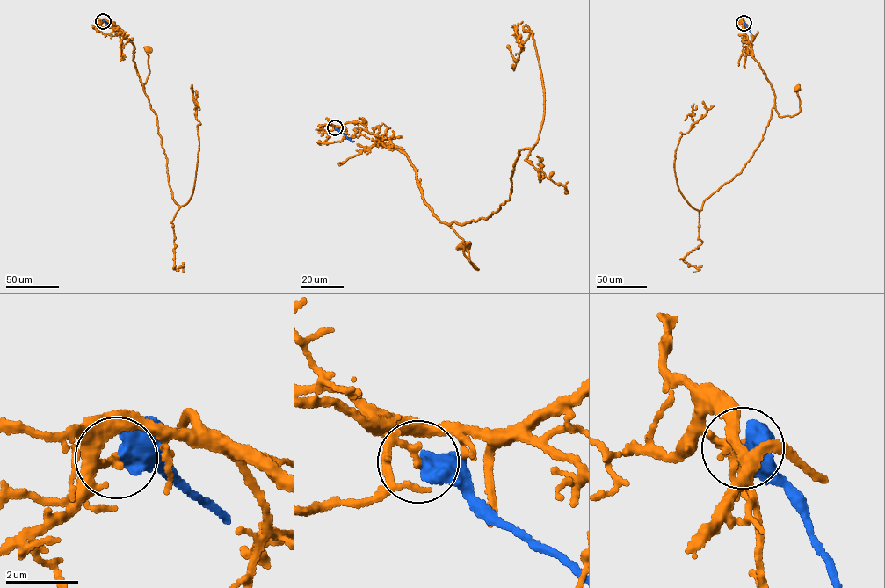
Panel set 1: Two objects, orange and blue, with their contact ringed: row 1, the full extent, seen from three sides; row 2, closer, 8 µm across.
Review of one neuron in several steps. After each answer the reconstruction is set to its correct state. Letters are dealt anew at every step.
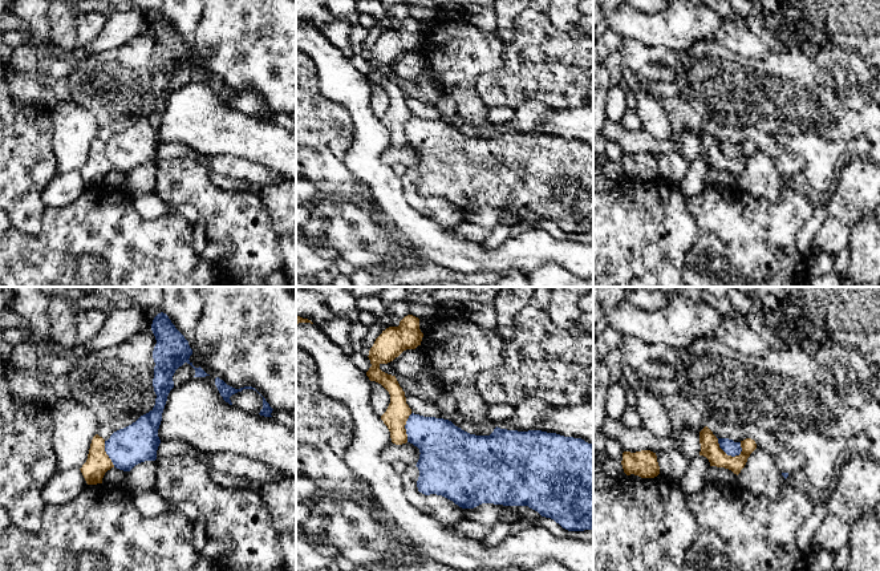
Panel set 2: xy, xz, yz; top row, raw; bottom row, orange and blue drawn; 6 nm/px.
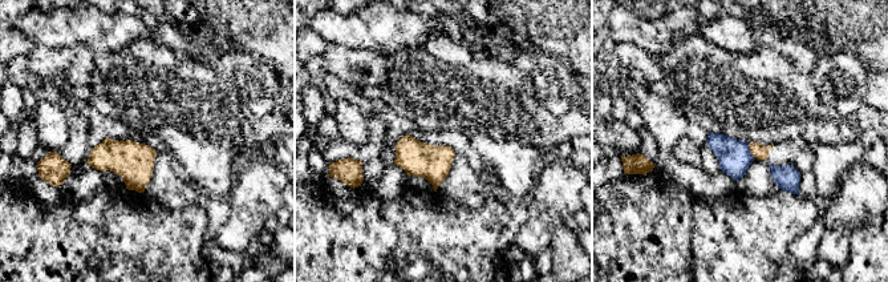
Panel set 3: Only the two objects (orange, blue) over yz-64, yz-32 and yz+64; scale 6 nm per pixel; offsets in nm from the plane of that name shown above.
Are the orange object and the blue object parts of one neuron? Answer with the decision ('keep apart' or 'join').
keep apart

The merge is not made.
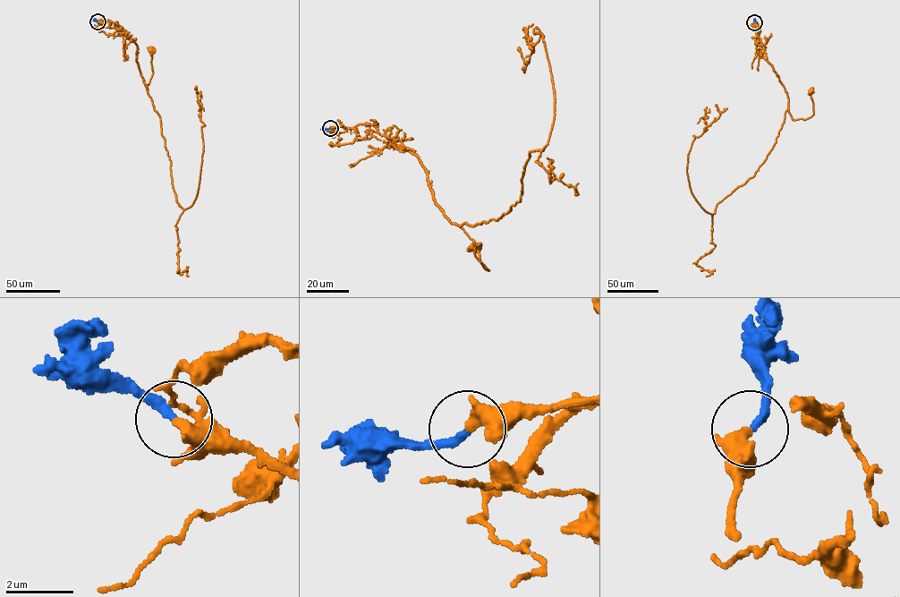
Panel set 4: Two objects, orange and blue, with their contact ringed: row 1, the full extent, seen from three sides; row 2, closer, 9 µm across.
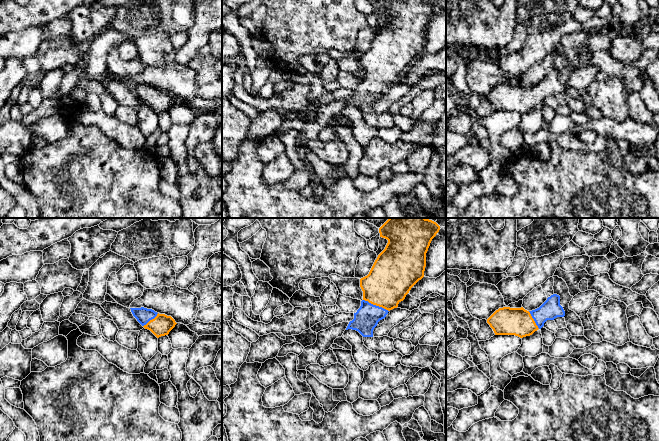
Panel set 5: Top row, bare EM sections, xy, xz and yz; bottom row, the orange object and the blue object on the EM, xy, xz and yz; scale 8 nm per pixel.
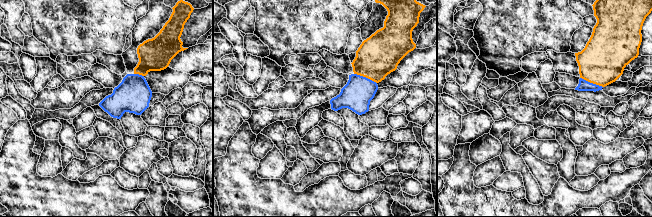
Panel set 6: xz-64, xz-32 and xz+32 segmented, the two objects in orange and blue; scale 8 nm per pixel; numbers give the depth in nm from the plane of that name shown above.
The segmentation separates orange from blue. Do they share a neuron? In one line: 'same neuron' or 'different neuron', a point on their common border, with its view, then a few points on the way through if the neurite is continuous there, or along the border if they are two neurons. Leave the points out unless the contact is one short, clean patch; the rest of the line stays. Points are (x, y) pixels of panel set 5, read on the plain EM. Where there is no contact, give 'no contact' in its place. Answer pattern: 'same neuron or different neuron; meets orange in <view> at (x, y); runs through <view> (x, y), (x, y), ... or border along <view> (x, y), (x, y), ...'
same neuron; meets orange in xz at (376, 81); runs through xz (390, 55), (384, 61), (376, 81), (366, 94)

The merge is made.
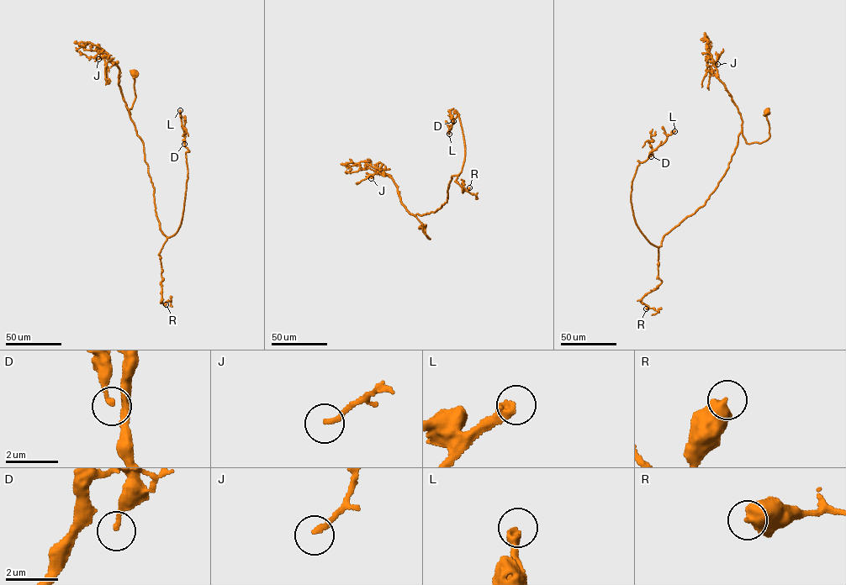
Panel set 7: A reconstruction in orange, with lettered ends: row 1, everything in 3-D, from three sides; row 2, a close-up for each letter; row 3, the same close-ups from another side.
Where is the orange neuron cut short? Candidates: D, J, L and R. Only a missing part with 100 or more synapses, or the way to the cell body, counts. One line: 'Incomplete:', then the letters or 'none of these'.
Incomplete: L

